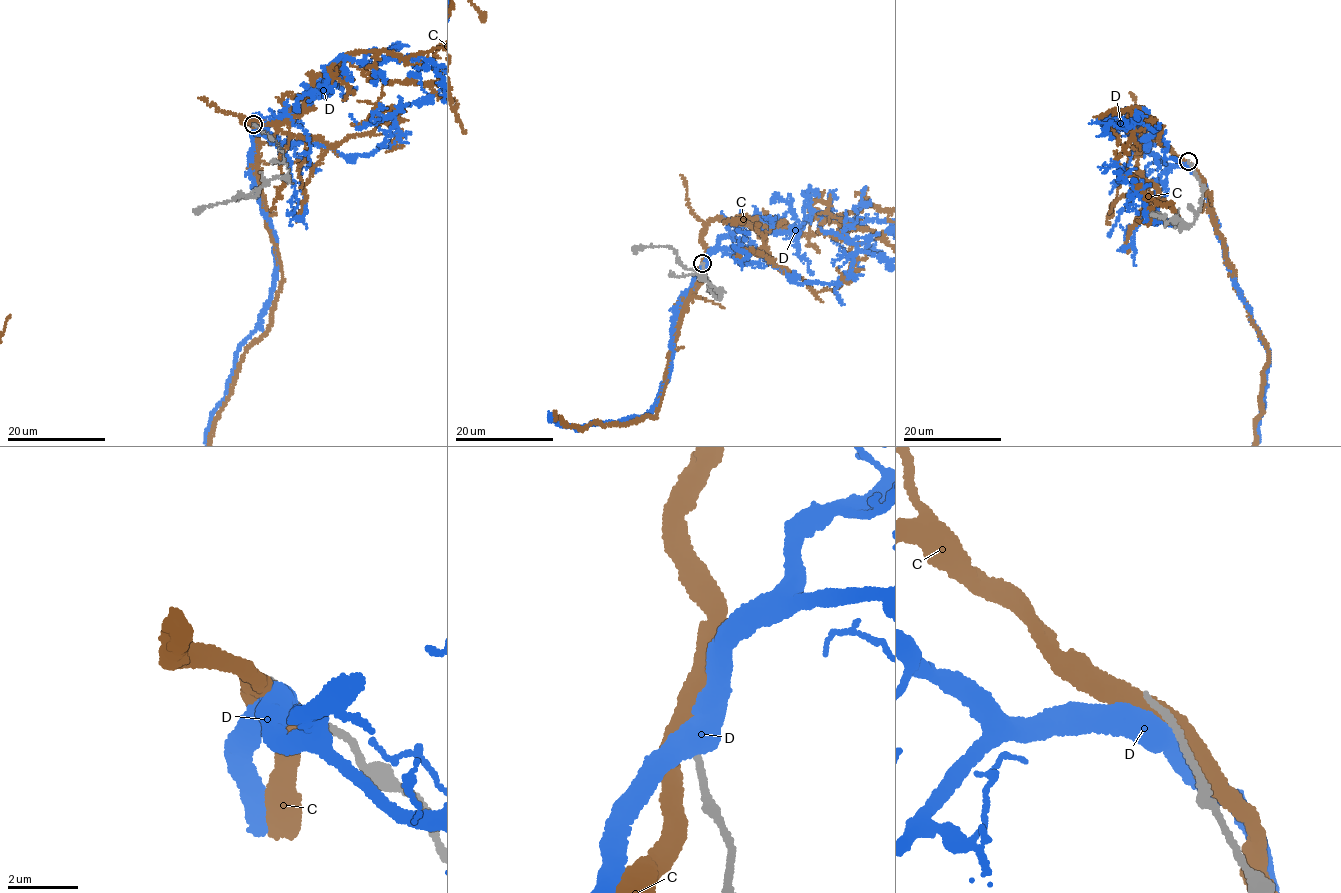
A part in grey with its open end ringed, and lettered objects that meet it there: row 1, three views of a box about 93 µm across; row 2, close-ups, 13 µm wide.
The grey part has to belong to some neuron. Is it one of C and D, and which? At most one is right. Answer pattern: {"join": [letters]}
{"join": []}

